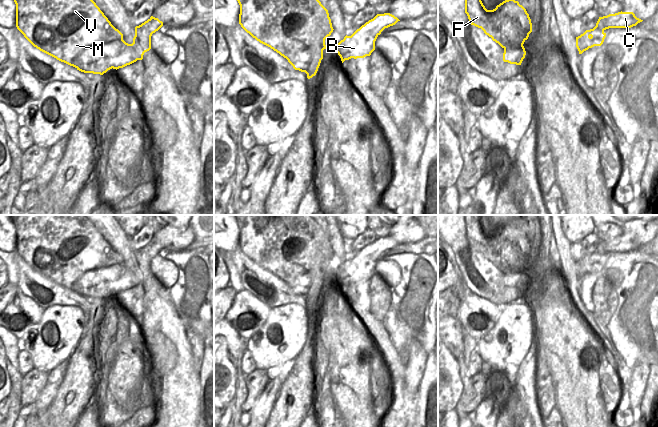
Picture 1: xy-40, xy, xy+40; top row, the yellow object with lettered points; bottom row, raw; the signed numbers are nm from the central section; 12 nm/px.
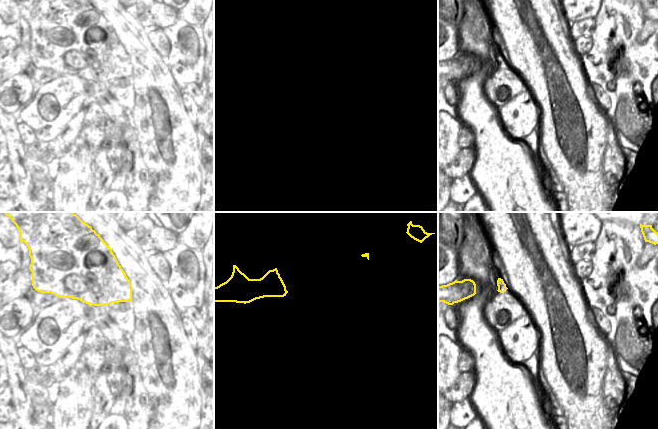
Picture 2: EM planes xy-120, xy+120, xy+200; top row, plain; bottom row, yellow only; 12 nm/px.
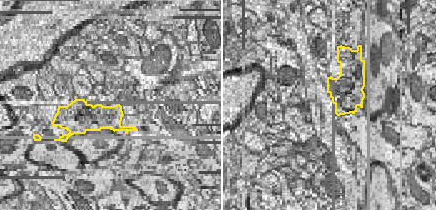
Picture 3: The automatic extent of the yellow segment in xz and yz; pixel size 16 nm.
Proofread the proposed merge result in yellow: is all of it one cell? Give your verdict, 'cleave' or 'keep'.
cleave

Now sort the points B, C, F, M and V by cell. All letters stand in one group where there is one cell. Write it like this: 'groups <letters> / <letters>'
groups B C / F M V

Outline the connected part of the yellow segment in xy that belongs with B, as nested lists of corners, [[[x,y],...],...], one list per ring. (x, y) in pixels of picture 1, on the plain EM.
[[[390,237],[377,238],[373,243],[366,246],[351,260],[345,260],[336,270],[321,269],[320,273],[306,273],[295,278],[288,286],[295,294],[306,297],[309,284],[321,285],[323,274],[335,274],[341,282],[342,287],[351,282],[364,282],[370,280],[375,274],[375,265],[381,256],[400,245]]]

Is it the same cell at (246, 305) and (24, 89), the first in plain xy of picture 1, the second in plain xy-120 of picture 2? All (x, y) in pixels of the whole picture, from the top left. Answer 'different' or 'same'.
same

